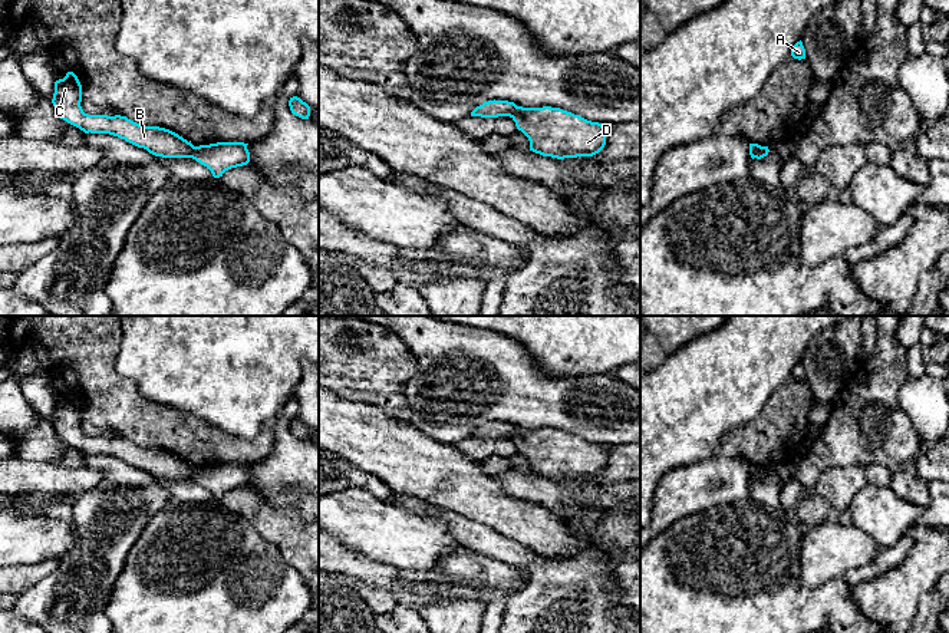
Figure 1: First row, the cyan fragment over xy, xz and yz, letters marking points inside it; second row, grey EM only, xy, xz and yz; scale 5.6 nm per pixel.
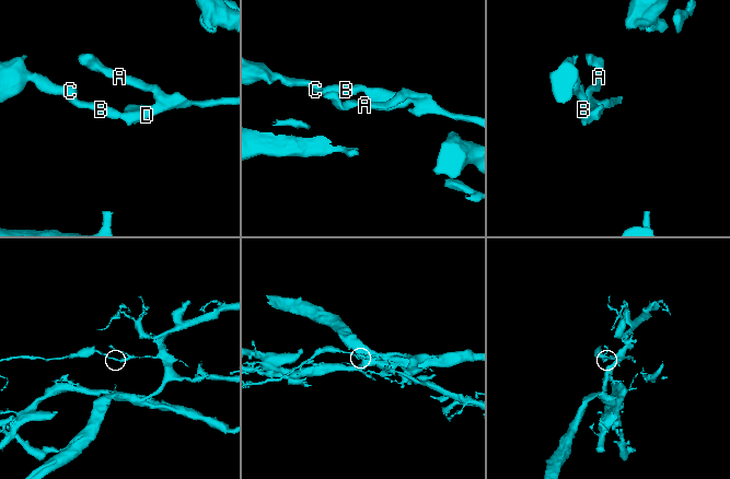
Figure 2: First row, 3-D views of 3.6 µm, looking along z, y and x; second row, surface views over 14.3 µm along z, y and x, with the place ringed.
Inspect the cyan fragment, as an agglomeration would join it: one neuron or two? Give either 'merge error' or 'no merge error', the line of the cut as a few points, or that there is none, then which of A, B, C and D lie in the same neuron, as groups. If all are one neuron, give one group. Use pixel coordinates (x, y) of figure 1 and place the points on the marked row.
merge error; cut xy (195, 147), (190, 157); groups A D / B C

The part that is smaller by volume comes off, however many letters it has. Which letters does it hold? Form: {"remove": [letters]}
{"remove": ["B", "C"]}

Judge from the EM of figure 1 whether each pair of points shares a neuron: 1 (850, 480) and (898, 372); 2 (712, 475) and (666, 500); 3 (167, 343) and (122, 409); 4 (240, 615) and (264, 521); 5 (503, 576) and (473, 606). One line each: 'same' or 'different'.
1: different
2: same
3: different
4: different
5: different

